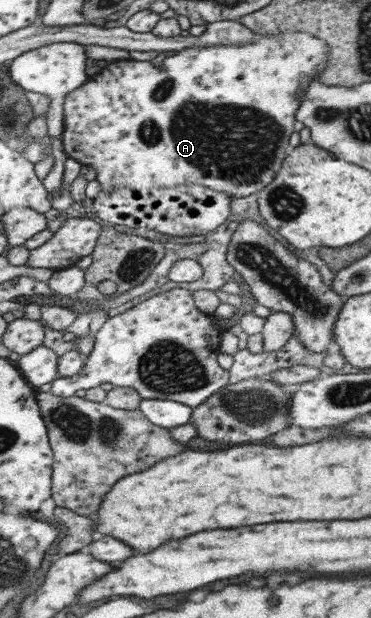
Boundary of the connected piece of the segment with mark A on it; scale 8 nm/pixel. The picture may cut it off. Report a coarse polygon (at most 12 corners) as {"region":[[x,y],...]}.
{"region":[[321,34],[110,62],[65,101],[100,193],[261,192]]}

